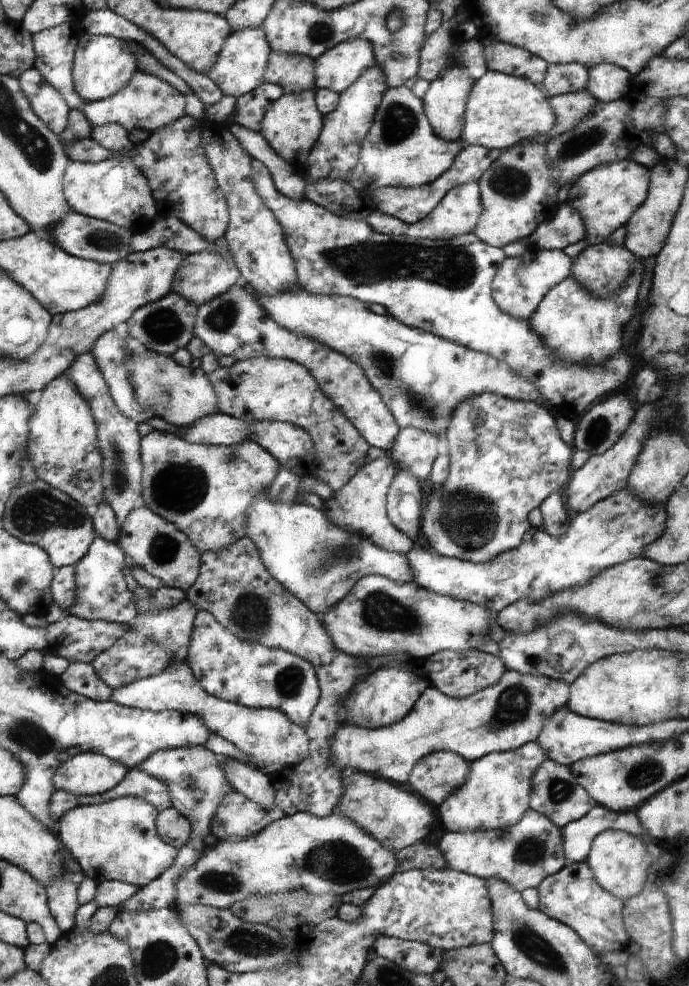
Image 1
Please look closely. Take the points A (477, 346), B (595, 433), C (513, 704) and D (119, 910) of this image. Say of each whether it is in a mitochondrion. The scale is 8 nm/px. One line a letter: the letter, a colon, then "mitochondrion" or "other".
A: other
B: mitochondrion
C: mitochondrion
D: other

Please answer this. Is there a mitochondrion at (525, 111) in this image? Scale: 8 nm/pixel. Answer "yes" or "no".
no

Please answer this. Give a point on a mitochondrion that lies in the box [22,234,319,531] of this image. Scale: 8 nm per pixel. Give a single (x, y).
(180, 488)

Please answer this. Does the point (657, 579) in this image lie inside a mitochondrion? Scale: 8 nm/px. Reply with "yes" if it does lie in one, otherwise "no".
yes

